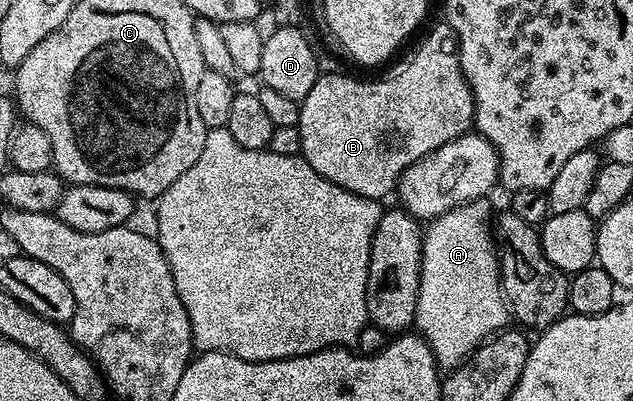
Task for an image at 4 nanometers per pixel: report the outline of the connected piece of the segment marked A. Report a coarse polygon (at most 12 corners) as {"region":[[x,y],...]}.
{"region":[[486,203],[423,231],[415,327],[441,369],[511,319]]}

